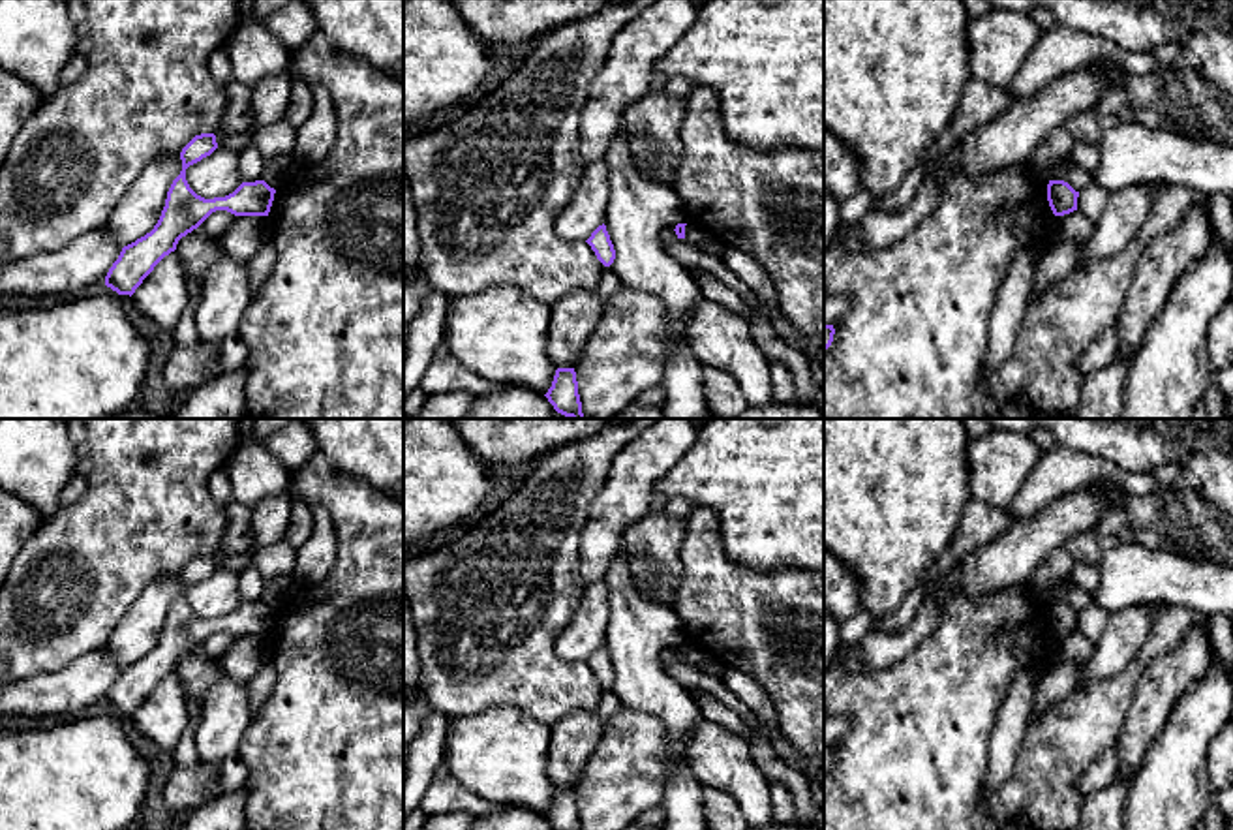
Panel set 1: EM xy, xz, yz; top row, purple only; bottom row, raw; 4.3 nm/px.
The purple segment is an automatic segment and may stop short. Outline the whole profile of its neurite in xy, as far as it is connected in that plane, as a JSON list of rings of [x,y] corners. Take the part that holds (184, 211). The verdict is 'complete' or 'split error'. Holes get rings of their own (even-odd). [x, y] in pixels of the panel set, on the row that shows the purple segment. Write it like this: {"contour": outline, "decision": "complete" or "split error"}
{"contour": [[[214,133],[195,135],[182,148],[182,171],[167,192],[158,223],[150,233],[122,248],[105,276],[107,287],[131,297],[154,267],[176,250],[178,240],[216,210],[227,210],[235,216],[268,216],[276,190],[265,180],[242,182],[233,193],[214,199],[205,199],[190,188],[186,169],[216,148]]], "decision": "complete"}

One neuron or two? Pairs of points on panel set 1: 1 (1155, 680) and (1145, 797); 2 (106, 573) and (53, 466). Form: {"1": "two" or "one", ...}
{"1": "two", "2": "two"}

